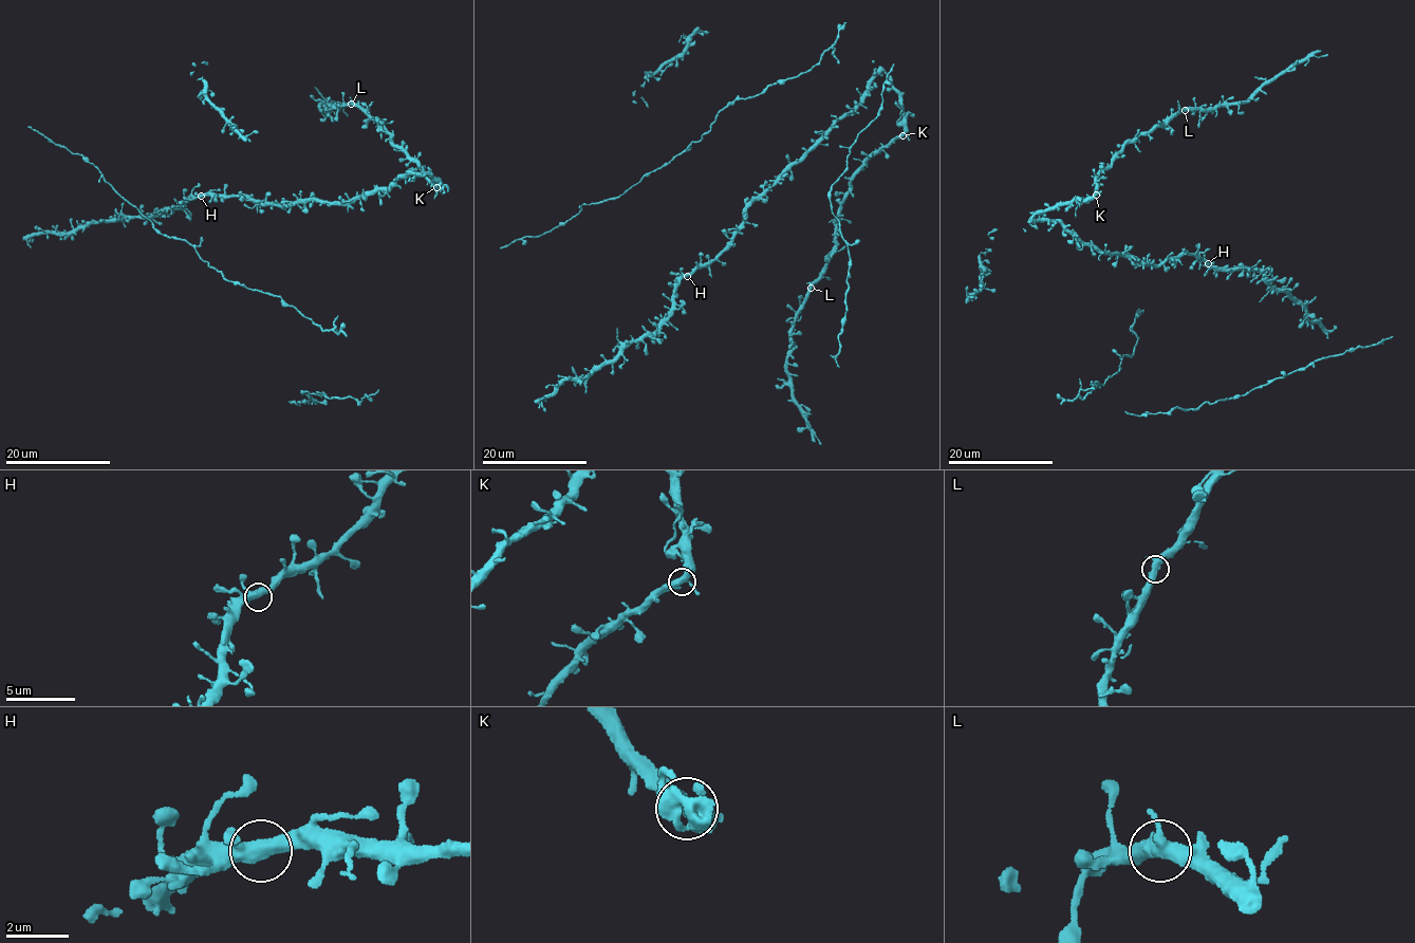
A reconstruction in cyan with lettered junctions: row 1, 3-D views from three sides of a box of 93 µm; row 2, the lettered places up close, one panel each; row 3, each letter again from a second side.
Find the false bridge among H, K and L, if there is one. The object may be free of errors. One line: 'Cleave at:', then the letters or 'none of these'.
Cleave at: none of these

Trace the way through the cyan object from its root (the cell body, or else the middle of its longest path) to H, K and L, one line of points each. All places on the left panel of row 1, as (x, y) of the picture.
H: (184, 199), (201, 196)
K: (184, 199), (231, 193), (265, 204), (312, 198), (345, 202), (388, 186), (408, 170), (436, 179), (436, 187)
L: (184, 199), (345, 202), (408, 170), (436, 179), (438, 189), (383, 123), (351, 104)

